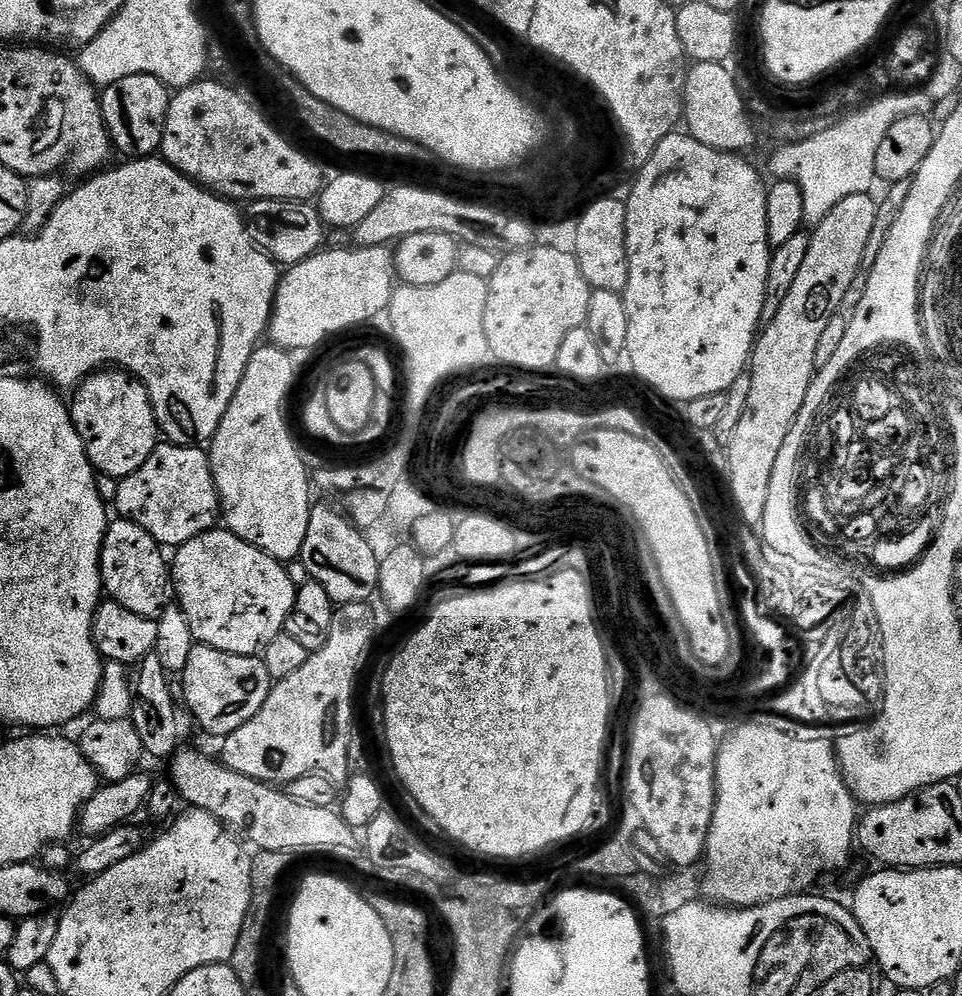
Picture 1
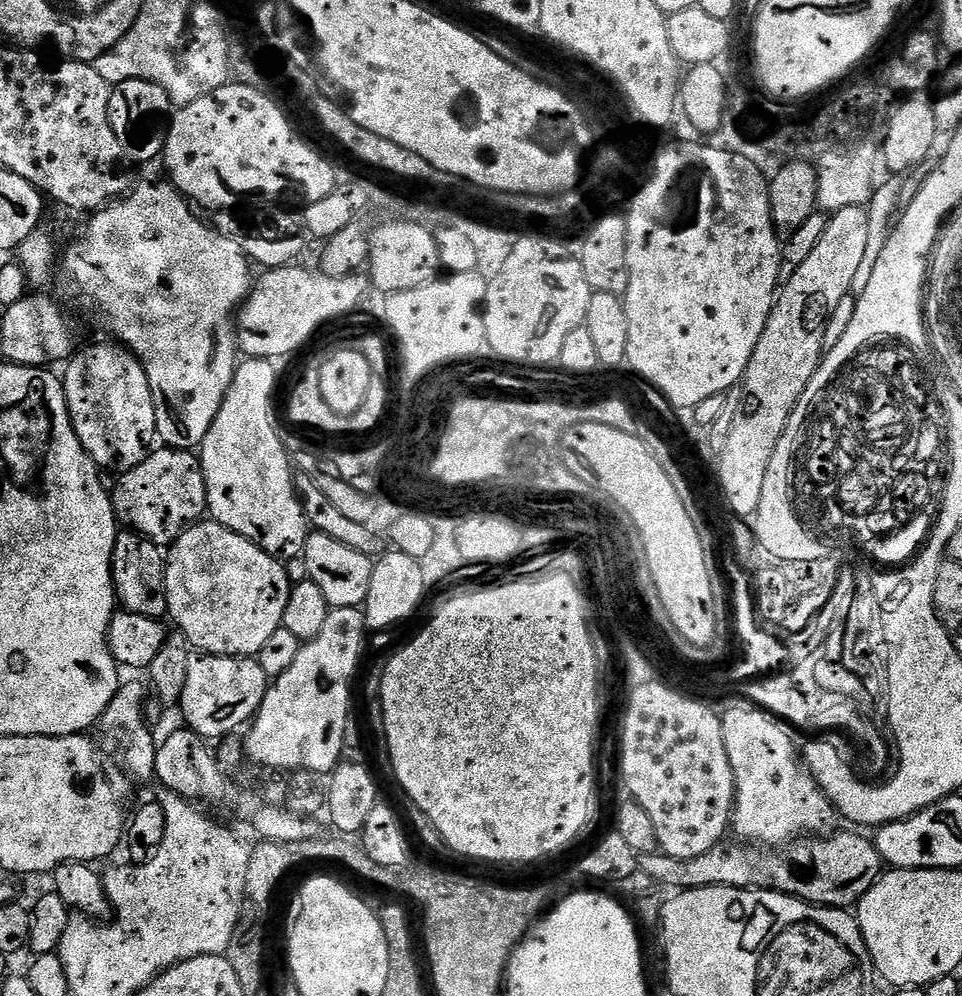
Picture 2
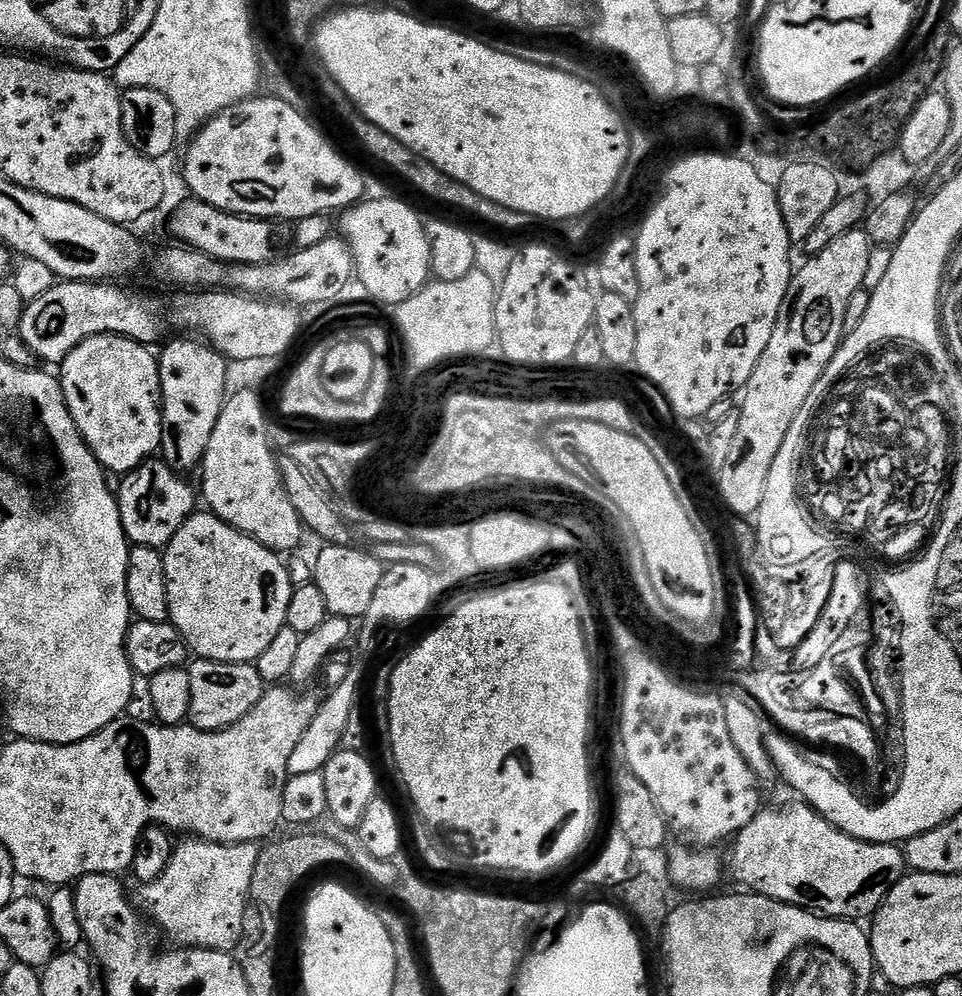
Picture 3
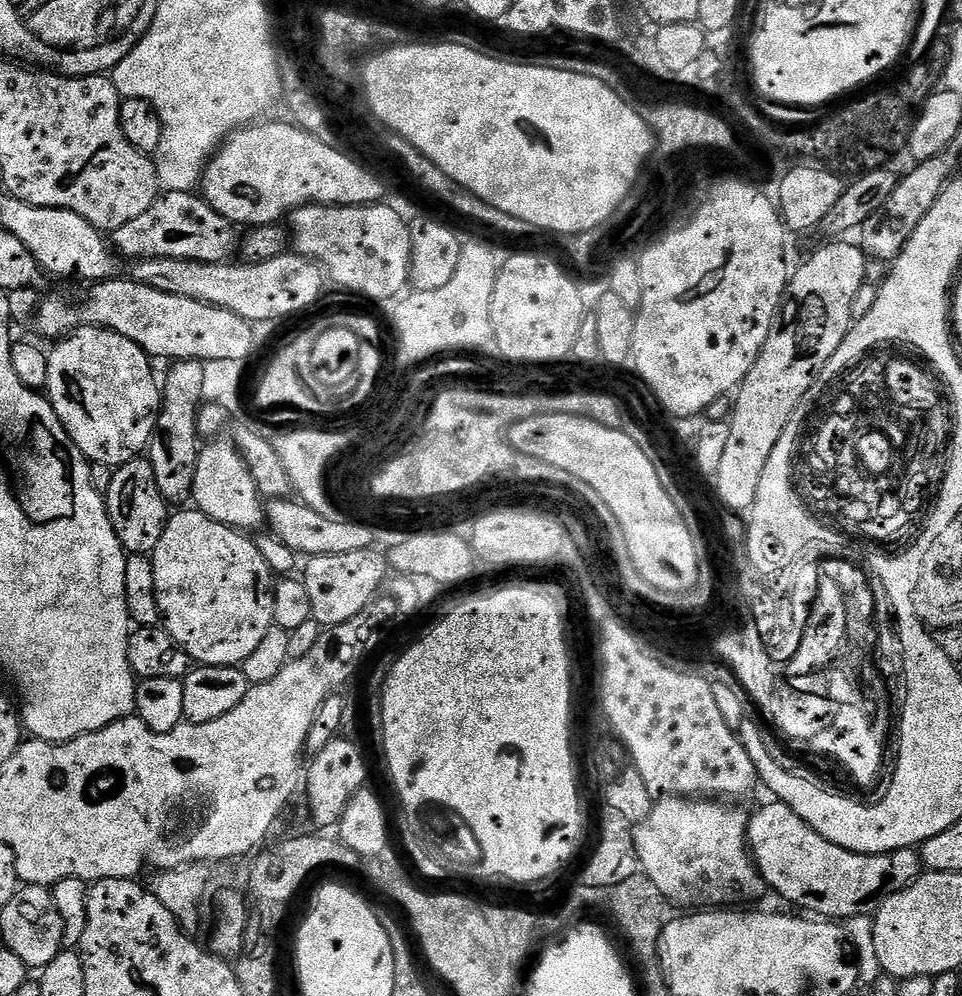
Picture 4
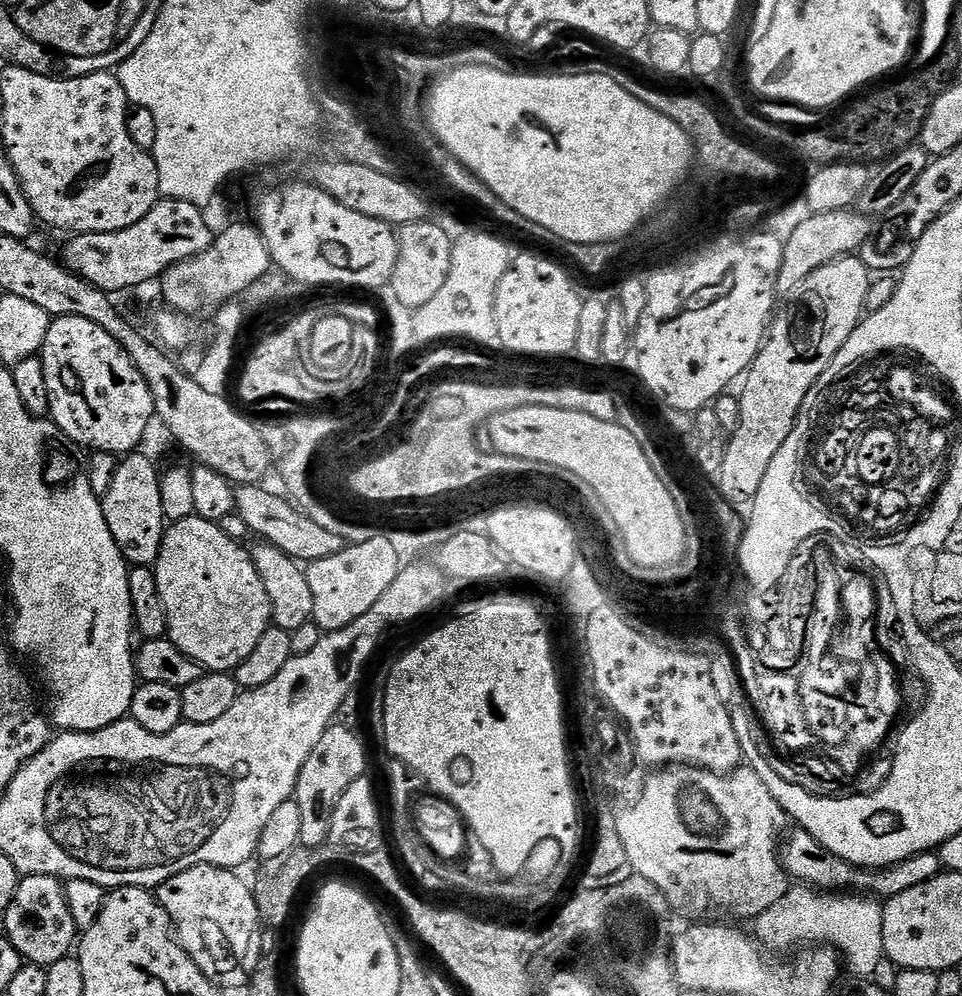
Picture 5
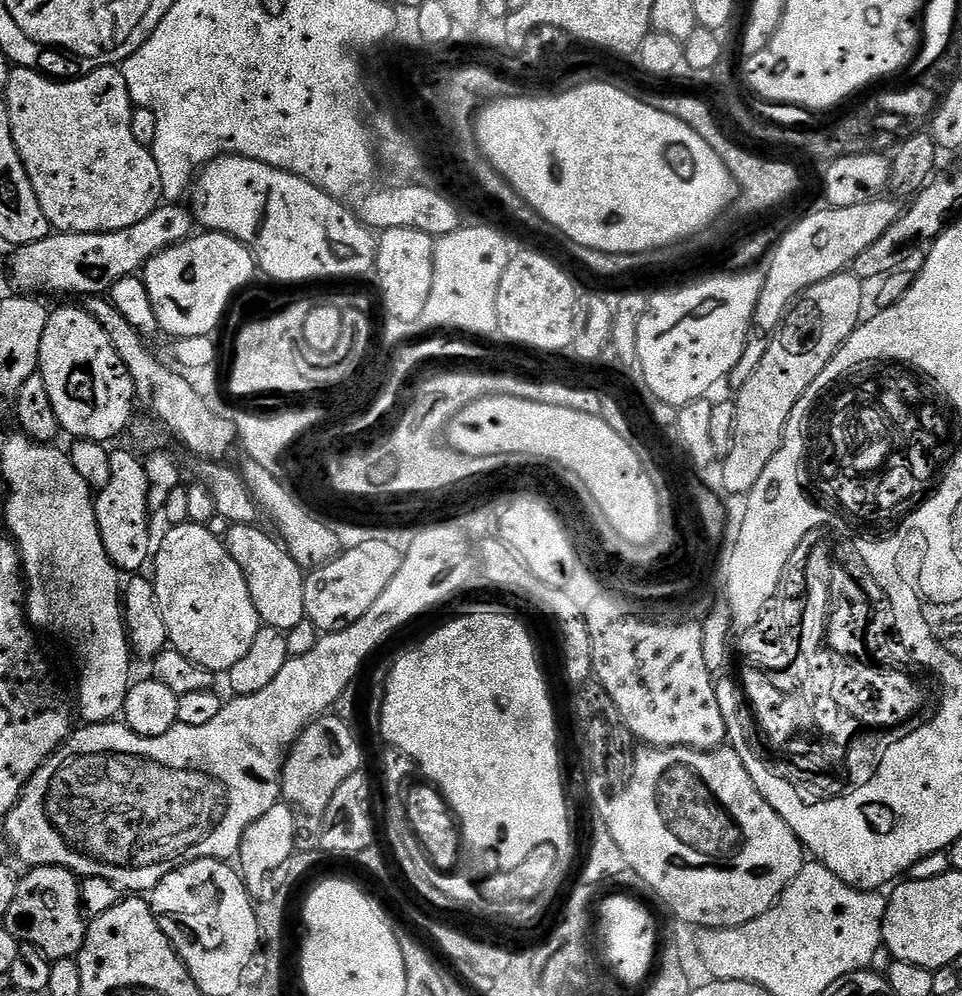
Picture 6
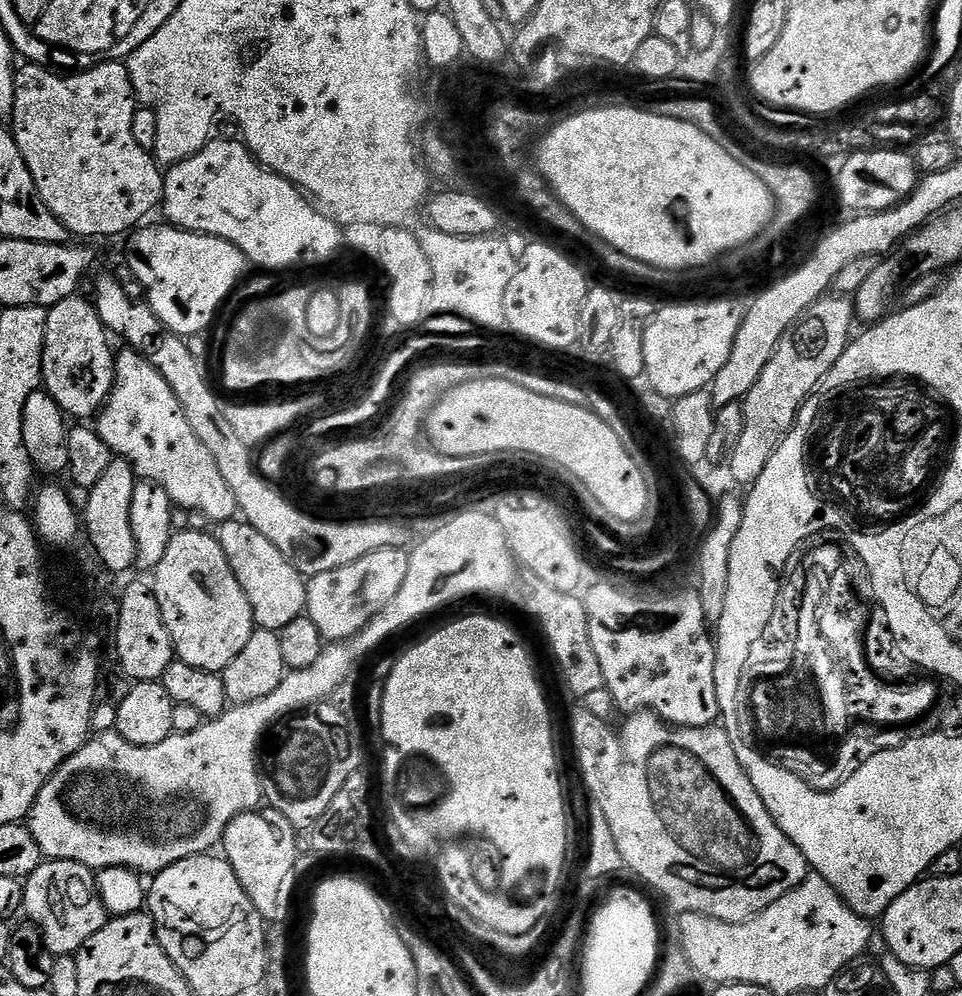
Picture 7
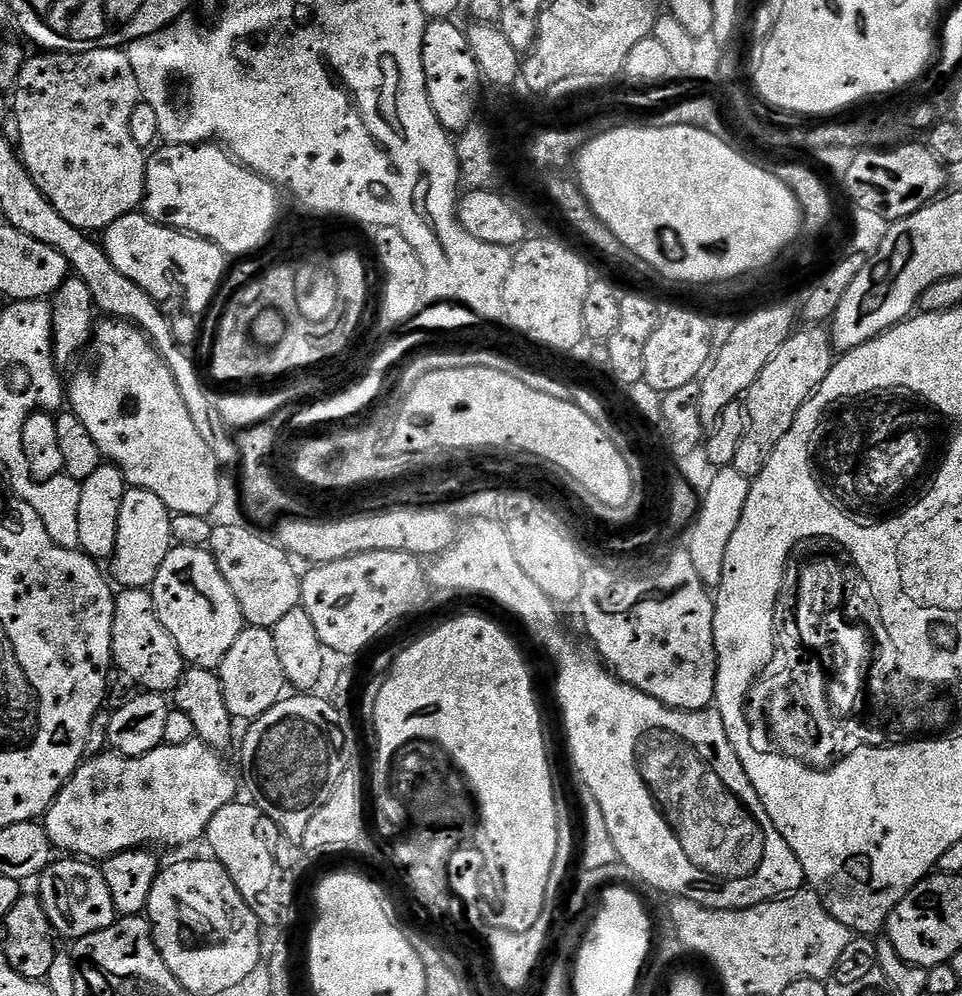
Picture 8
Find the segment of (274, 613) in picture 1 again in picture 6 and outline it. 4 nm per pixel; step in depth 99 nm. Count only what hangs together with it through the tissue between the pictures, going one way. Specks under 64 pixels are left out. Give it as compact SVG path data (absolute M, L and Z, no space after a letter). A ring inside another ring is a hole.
M176 522L171 527L161 540L159 537L154 552L154 583L162 618L166 622L169 645L206 670L227 674L245 656L246 650L250 650L254 634L258 634L262 626L254 598L250 596L250 586L246 586L246 578L242 570L238 570L238 562L230 558L223 539L215 536L211 527L191 522Z

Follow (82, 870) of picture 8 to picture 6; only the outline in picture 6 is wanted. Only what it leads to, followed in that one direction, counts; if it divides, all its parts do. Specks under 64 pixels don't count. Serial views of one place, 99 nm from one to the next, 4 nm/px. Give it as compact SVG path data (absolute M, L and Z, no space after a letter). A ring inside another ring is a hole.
M34 868L20 878L18 895L2 918L2 927L14 938L32 944L49 960L70 960L80 955L86 931L86 913L80 902L81 881L65 868Z

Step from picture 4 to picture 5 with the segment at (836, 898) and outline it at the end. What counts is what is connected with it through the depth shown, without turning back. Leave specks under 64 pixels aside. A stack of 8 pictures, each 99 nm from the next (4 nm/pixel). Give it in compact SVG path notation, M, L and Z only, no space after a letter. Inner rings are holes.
M793 832L789 840L787 837L783 841L782 863L789 877L804 886L819 886L824 890L855 890L876 898L891 898L912 889L913 886L922 886L922 882L930 882L930 878L939 876L942 871L939 855L935 851L919 852L916 856L879 870L856 868L842 858L830 854L830 850L823 848L808 832Z

